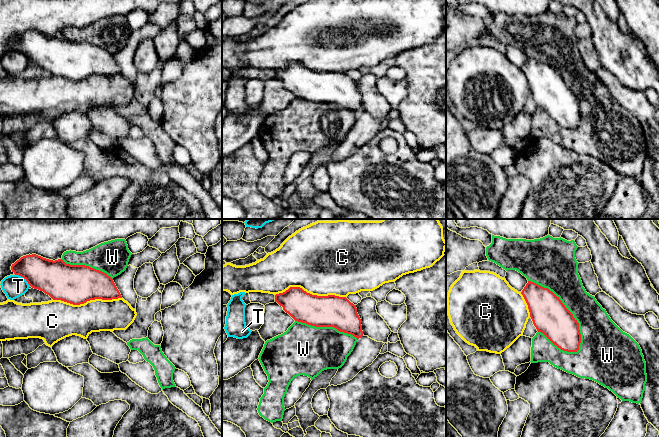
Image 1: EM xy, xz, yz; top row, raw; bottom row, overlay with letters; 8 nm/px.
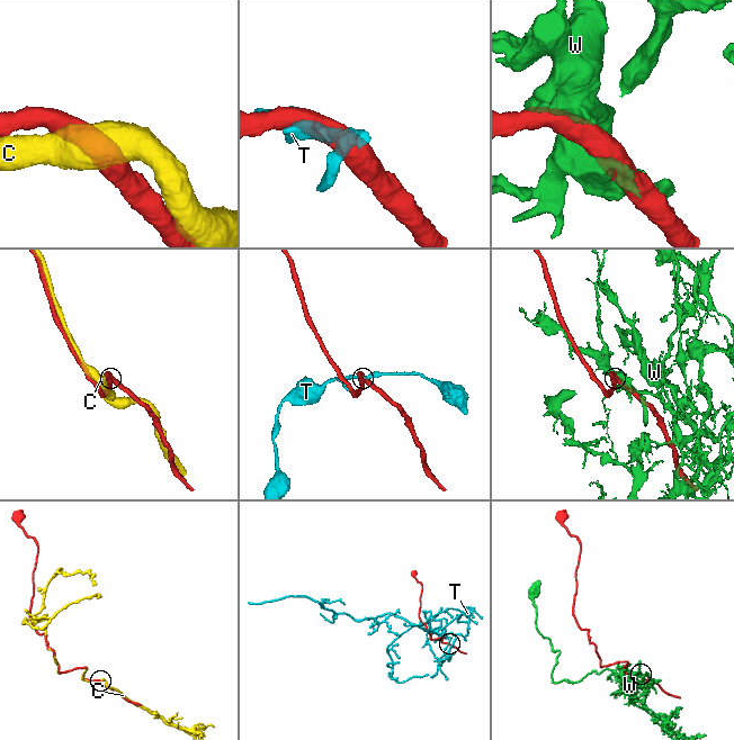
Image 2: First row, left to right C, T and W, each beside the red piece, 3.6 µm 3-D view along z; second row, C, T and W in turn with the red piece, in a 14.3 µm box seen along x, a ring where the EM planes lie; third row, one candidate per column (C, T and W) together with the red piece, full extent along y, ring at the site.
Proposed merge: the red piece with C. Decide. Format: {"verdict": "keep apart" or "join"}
{"verdict": "join"}

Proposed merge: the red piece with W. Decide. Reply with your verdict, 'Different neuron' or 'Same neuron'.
Different neuron

